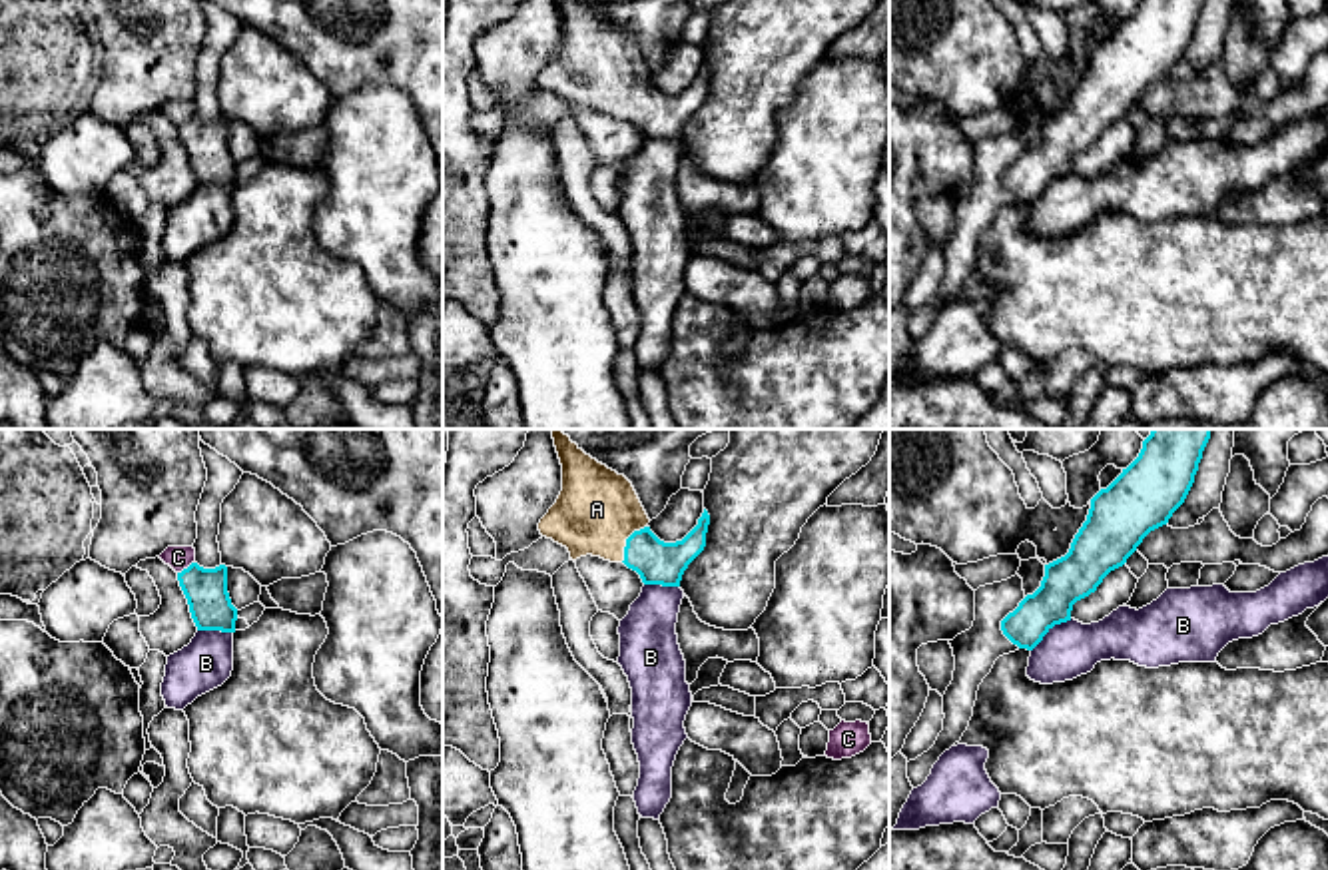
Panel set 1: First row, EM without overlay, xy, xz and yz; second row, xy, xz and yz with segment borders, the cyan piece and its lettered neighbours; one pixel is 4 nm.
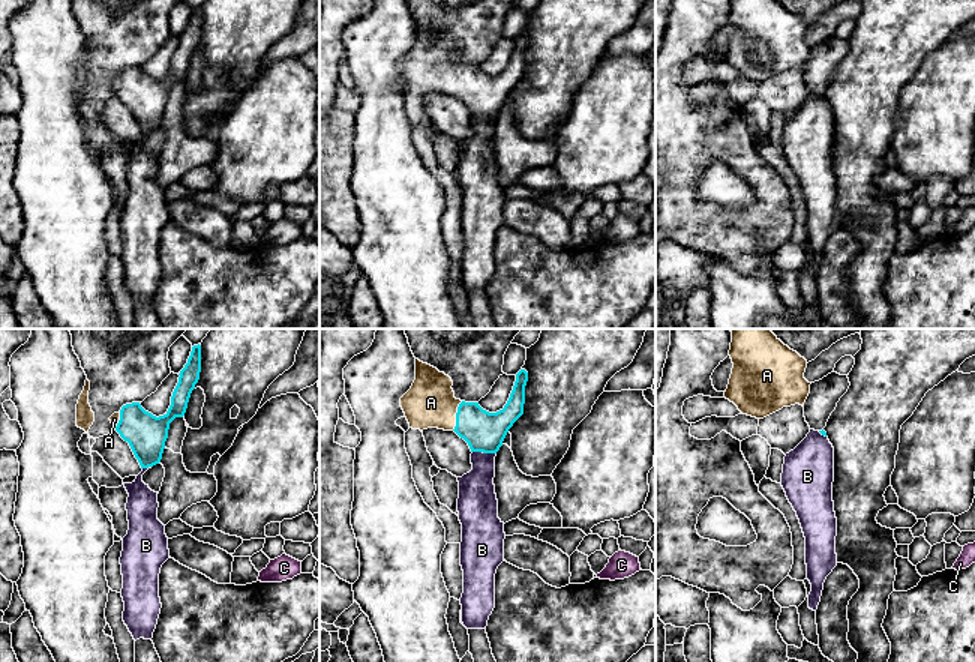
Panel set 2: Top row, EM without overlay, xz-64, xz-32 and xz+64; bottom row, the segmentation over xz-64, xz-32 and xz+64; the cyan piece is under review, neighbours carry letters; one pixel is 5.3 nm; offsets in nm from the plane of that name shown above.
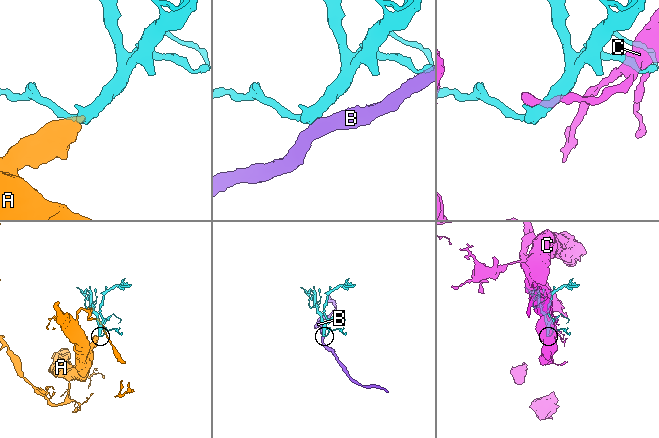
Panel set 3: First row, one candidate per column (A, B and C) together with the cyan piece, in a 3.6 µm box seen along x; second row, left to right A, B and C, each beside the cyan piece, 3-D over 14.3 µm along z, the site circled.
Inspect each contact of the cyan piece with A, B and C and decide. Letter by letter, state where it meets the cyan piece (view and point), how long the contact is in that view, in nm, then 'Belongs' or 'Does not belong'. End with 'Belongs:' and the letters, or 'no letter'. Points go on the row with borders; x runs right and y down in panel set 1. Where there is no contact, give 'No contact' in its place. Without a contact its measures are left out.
A: Touches cyan at xz (627, 541). Shared border 190 nm. Belongs
B: Touches cyan at yz (1047, 631). Shared border 220 nm. Does not belong
C: Touches cyan at xy (188, 567). Shared border 90 nm. Does not belong
Belongs: A

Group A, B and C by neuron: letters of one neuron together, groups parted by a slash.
A / B / C

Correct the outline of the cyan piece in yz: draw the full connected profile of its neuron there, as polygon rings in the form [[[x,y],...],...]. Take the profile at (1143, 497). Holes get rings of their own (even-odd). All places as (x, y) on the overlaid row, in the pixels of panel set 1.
[[[1153,429],[1139,457],[1091,499],[1069,553],[1045,565],[1041,587],[1001,621],[1003,635],[1033,651],[1055,625],[1071,621],[1073,605],[1184,503],[1208,439],[1210,429]]]

